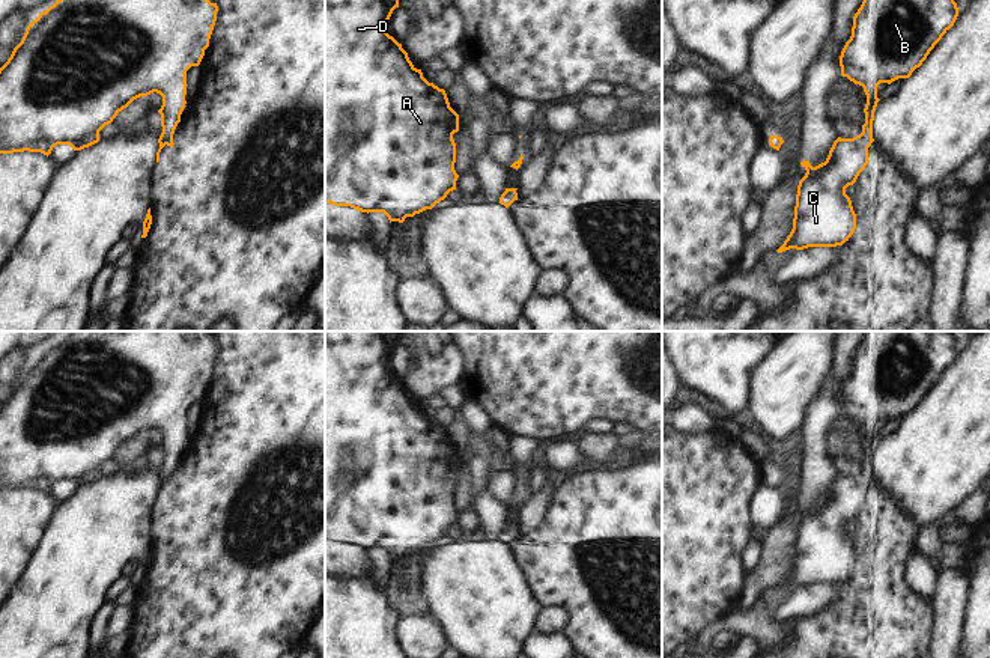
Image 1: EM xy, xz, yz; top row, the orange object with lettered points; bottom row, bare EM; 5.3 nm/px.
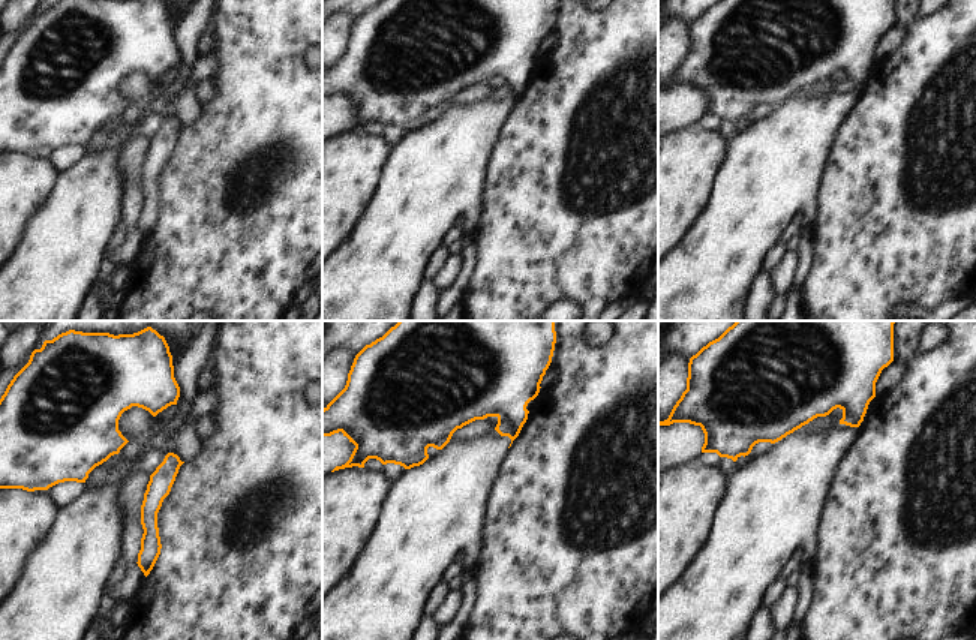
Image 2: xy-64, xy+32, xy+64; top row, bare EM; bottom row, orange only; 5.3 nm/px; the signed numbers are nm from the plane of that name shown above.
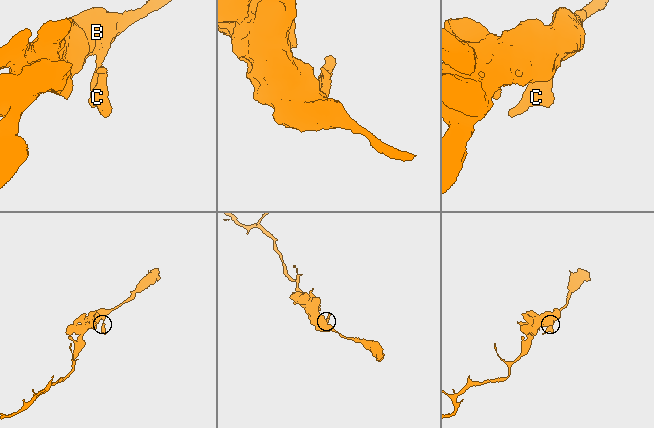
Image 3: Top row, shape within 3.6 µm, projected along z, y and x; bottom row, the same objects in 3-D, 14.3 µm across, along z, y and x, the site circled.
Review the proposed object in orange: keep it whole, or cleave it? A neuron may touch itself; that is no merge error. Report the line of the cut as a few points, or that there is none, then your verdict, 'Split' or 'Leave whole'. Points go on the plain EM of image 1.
No split. Leave whole.

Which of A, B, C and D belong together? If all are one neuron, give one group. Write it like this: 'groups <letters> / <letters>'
groups A B C D

